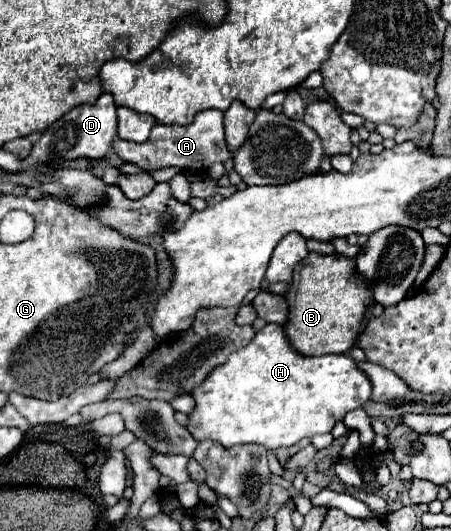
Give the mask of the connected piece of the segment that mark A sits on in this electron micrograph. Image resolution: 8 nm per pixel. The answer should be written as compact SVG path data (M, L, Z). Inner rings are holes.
M207 110L207 112L199 112L195 116L195 120L187 126L179 126L179 124L155 124L149 138L145 142L131 142L131 140L121 140L117 138L113 142L113 152L125 160L131 162L135 166L139 166L141 170L153 172L159 168L181 168L181 170L207 170L211 164L215 162L227 162L231 158L231 152L227 148L225 136L223 136L223 112L219 110Z

